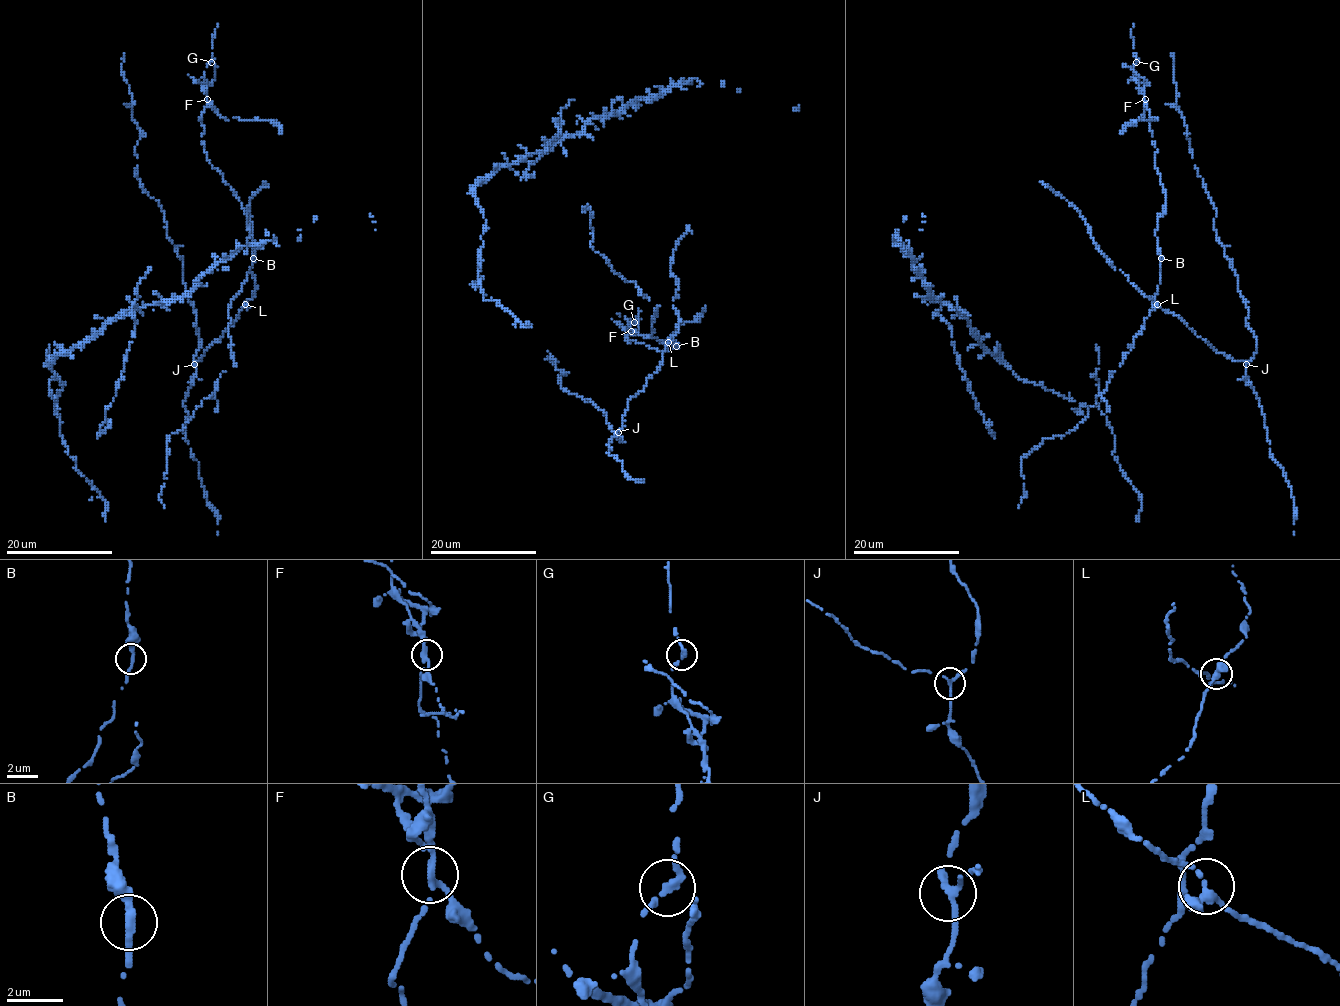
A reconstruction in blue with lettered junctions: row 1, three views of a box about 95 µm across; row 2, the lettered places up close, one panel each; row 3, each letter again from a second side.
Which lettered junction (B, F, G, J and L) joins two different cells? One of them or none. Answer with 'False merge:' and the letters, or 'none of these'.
False merge: F

